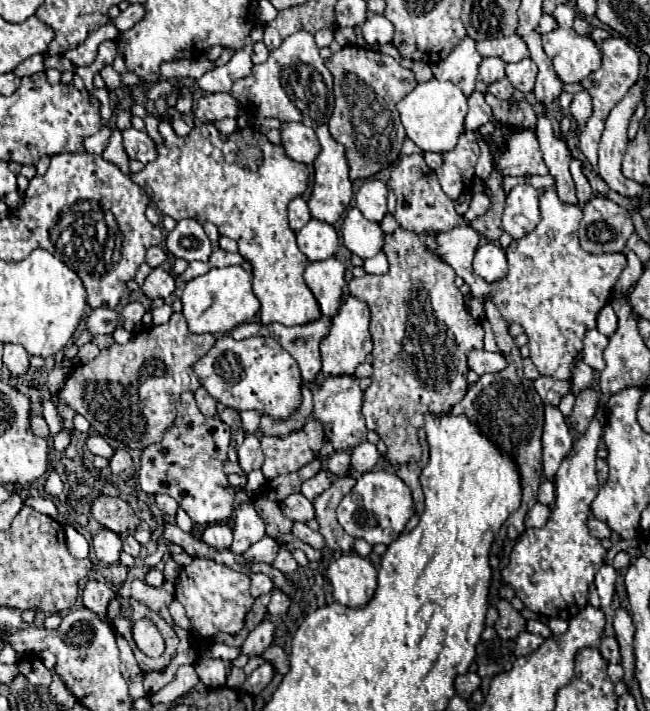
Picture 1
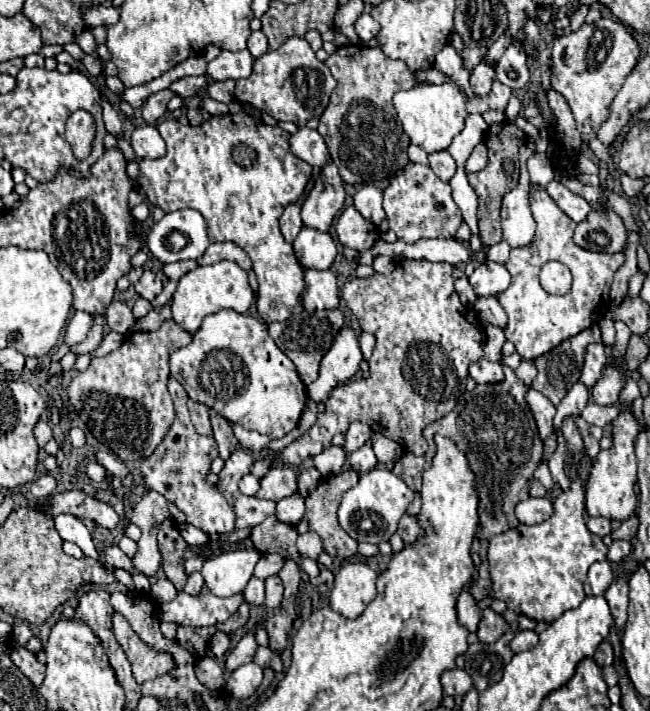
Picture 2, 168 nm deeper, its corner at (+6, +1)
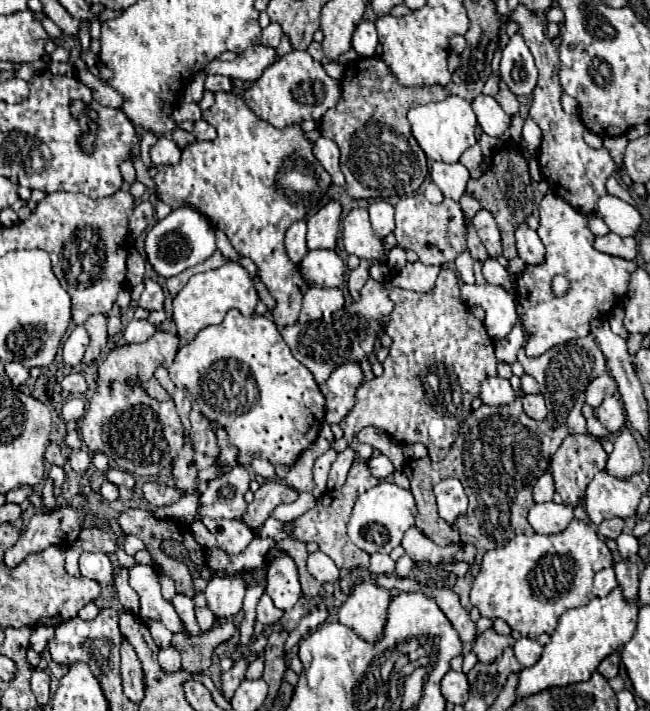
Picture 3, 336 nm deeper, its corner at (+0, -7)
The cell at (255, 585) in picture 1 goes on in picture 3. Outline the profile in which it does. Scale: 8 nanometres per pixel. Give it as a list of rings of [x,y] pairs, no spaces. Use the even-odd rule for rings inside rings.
[[[263,594],[259,604],[257,604],[257,622],[261,622],[261,624],[275,624],[281,616],[283,616],[283,612],[279,608],[275,608],[273,600],[267,594]]]

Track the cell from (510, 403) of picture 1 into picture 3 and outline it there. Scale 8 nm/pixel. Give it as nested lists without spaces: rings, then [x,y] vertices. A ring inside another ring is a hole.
[[[521,390],[517,392],[517,398],[513,404],[507,406],[487,406],[481,404],[481,408],[473,410],[467,420],[463,422],[465,432],[459,432],[457,440],[453,442],[447,458],[439,464],[435,464],[429,456],[418,460],[409,460],[403,466],[403,472],[407,474],[411,482],[411,492],[415,496],[419,514],[415,518],[415,526],[437,546],[449,546],[453,542],[473,544],[477,548],[477,558],[471,566],[471,570],[465,574],[465,578],[459,578],[453,586],[453,590],[459,594],[461,604],[471,610],[473,604],[469,602],[469,590],[473,586],[475,576],[481,570],[483,552],[499,548],[507,544],[515,534],[533,534],[531,526],[527,524],[527,512],[535,504],[531,488],[535,480],[543,474],[543,470],[549,468],[551,454],[557,452],[559,444],[567,434],[583,430],[583,434],[589,434],[585,428],[585,418],[579,414],[577,404],[571,402],[571,418],[567,416],[567,432],[541,432],[539,422],[531,420],[523,408],[521,408]],[[433,470],[439,474],[439,478],[457,476],[463,482],[463,488],[469,496],[469,512],[463,516],[463,520],[457,520],[453,526],[447,526],[437,514],[435,498],[433,498]]]

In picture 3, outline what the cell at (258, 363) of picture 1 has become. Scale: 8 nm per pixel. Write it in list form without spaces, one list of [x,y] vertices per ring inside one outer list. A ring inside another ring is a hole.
[[[239,310],[227,312],[221,324],[203,328],[195,340],[179,348],[169,368],[169,376],[177,386],[183,386],[191,394],[193,404],[201,414],[227,430],[229,440],[239,448],[241,464],[249,464],[251,456],[259,454],[271,464],[281,462],[291,466],[295,458],[317,438],[325,416],[325,400],[313,380],[313,374],[291,356],[275,322],[267,316],[243,316]]]

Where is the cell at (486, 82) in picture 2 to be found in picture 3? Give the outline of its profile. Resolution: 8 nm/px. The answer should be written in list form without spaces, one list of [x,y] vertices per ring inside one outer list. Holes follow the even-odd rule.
[[[479,94],[473,100],[473,112],[477,114],[477,122],[483,128],[483,132],[495,138],[503,136],[511,124],[511,116],[507,116],[497,104],[497,100],[487,94]]]

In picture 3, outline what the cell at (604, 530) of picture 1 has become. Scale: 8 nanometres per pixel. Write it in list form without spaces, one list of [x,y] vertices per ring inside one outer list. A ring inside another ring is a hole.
[[[609,518],[609,520],[603,520],[599,524],[599,534],[603,538],[613,538],[615,540],[621,534],[621,530],[623,530],[623,520],[619,520],[619,518]]]

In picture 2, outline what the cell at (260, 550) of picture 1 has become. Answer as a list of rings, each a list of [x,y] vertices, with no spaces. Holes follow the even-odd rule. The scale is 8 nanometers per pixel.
[[[235,550],[205,560],[201,570],[205,586],[221,598],[241,594],[253,576],[253,568],[259,558],[261,556],[255,550]]]

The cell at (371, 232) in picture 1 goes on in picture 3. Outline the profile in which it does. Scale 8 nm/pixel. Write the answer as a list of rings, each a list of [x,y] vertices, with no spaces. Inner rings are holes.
[[[355,208],[343,218],[343,244],[347,254],[359,258],[379,258],[385,254],[383,242],[371,228],[365,208]]]

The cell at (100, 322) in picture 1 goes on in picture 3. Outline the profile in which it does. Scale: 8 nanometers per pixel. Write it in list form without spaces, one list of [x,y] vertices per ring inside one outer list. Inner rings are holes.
[[[75,326],[63,344],[63,362],[67,366],[81,364],[81,358],[83,358],[87,344],[89,344],[87,330],[83,326]]]

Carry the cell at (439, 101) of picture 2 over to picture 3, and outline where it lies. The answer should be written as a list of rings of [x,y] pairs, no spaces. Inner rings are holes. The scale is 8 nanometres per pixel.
[[[447,96],[441,102],[429,102],[423,106],[413,106],[407,112],[407,120],[411,124],[411,132],[429,160],[441,162],[457,162],[461,154],[477,142],[475,126],[477,118],[471,104],[461,96]]]

